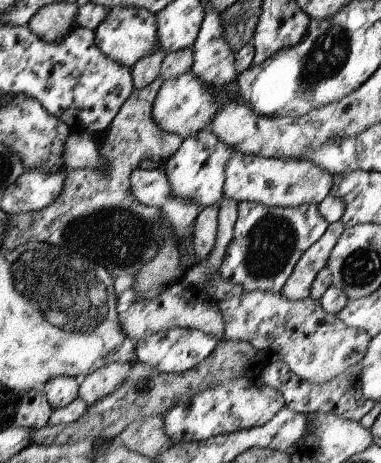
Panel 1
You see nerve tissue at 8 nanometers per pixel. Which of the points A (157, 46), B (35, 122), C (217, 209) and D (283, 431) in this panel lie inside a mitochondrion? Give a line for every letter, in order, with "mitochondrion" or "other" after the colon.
A: other
B: other
C: other
D: other

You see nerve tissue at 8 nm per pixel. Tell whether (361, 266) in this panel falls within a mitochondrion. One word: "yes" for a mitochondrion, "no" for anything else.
yes

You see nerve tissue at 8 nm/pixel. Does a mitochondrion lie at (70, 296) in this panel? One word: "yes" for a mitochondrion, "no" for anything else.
yes

